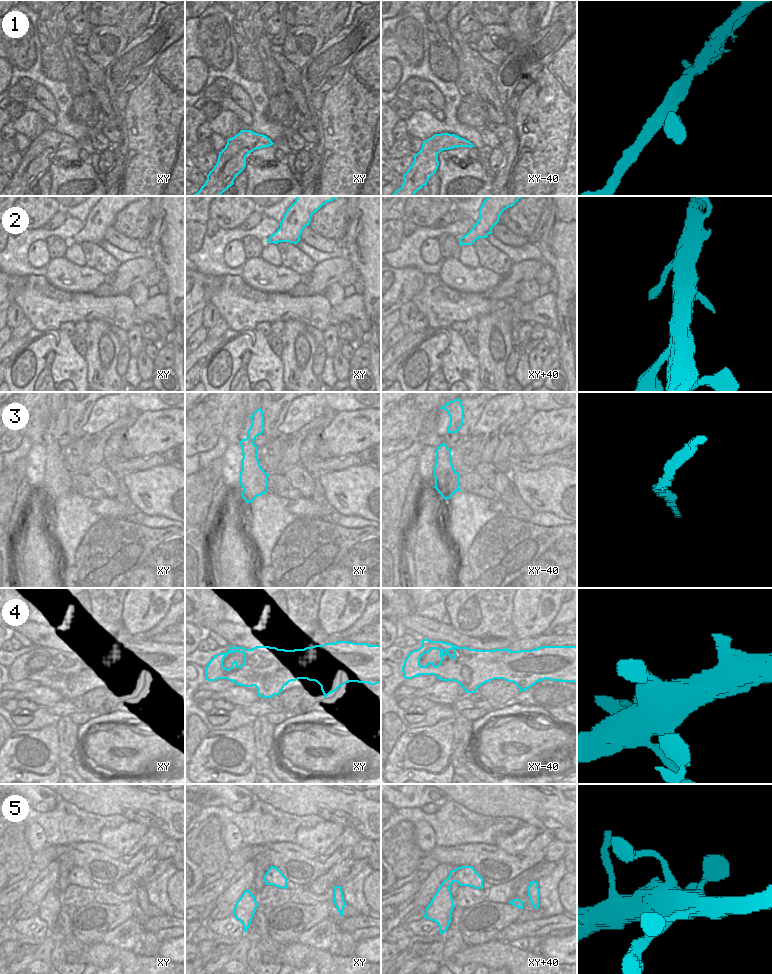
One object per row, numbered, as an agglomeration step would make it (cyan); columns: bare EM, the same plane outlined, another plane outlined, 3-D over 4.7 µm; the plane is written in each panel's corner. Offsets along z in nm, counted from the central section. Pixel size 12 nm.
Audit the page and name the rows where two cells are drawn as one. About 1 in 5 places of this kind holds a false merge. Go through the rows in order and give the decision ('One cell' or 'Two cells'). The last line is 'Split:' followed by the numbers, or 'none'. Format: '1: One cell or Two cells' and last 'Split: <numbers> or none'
1: One cell
2: One cell
3: One cell
4: One cell
5: One cell
Split: none

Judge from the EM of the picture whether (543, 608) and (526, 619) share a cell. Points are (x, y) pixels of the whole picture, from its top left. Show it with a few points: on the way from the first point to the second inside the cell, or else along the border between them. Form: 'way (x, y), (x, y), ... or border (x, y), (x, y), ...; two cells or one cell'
way (539, 608), (530, 615); one cell

